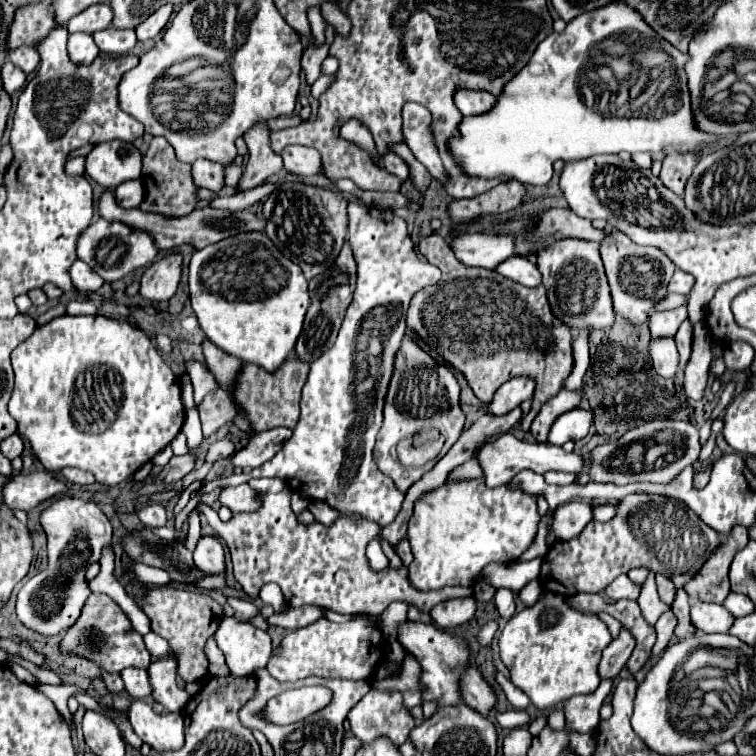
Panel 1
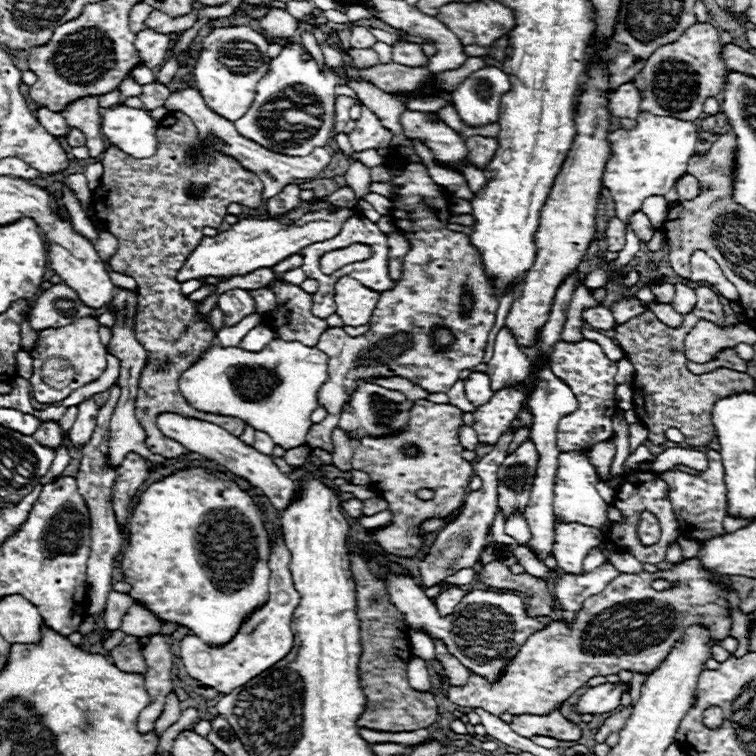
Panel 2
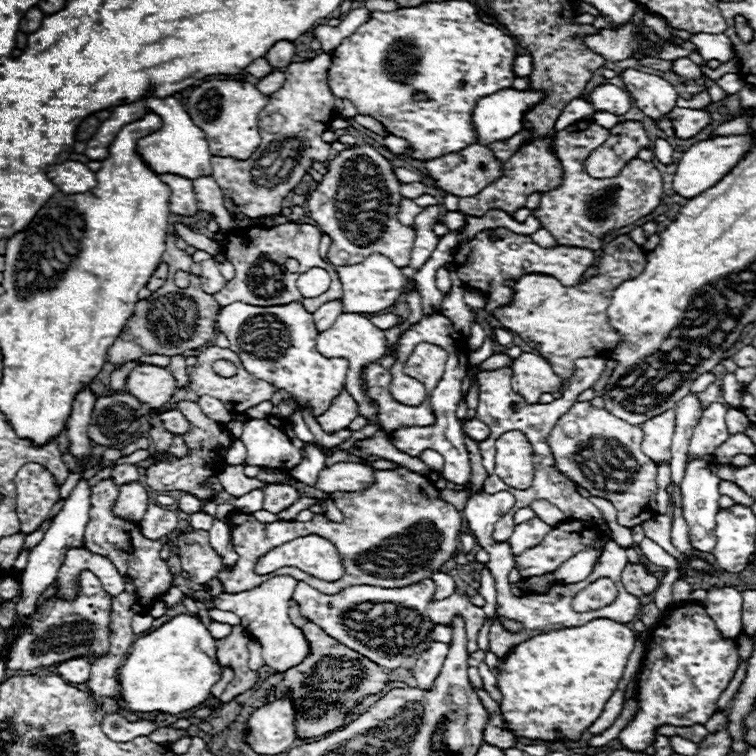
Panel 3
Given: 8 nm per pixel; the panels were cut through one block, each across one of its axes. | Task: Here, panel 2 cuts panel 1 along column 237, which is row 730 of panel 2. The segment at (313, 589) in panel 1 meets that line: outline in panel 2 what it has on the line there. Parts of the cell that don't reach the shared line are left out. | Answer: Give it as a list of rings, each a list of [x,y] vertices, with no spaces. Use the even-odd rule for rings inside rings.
[[[560,710],[548,716],[534,716],[534,714],[514,716],[514,730],[524,738],[550,736],[558,740],[578,740],[582,734],[576,724],[572,724],[560,714]]]

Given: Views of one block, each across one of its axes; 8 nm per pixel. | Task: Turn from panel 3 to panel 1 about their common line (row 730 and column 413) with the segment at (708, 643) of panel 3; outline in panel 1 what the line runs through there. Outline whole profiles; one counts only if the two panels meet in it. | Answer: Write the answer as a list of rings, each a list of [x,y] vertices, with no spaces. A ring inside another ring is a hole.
[[[402,622],[398,626],[398,642],[410,652],[422,666],[422,684],[424,684],[424,700],[440,700],[440,706],[450,706],[460,702],[458,690],[458,674],[468,666],[468,644],[456,636],[450,636],[432,624],[422,622]]]

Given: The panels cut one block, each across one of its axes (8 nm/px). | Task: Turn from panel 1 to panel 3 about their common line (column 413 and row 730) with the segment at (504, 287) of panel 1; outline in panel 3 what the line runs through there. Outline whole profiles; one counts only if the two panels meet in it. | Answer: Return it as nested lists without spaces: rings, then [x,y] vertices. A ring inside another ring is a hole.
[[[306,622],[302,626],[302,632],[312,646],[312,654],[302,664],[284,672],[284,680],[276,686],[268,700],[272,702],[278,696],[282,696],[286,688],[292,688],[294,704],[298,710],[298,736],[314,738],[344,726],[346,718],[352,714],[352,710],[360,704],[360,700],[366,694],[382,692],[384,684],[388,682],[388,676],[382,670],[382,666],[340,644],[338,640],[328,636],[320,626]]]

